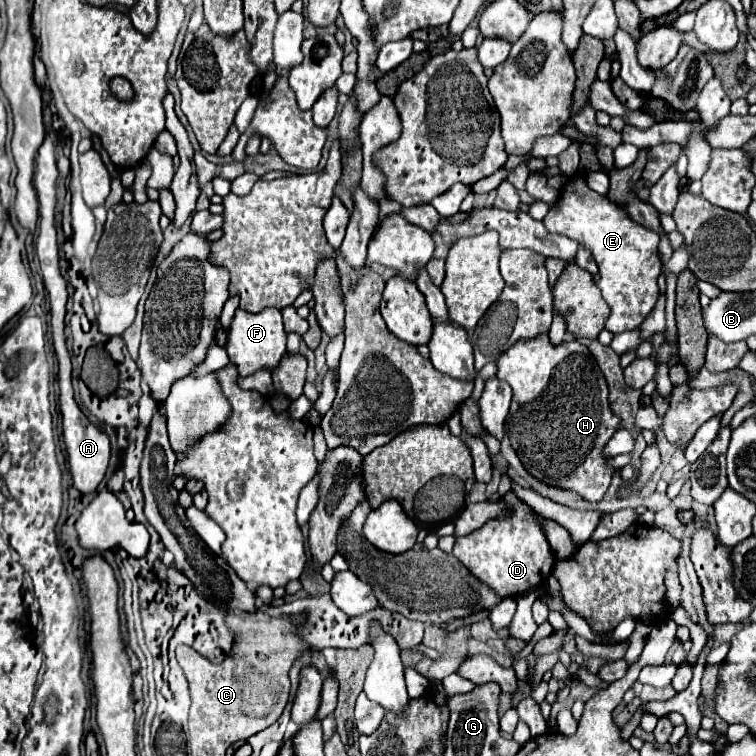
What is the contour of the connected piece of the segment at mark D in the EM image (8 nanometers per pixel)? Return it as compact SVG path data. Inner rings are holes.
M513 491L505 493L503 501L509 509L507 515L487 521L483 527L465 537L457 537L453 547L453 555L501 599L545 587L555 565L555 555L547 545L547 535L543 531L543 517L523 503Z

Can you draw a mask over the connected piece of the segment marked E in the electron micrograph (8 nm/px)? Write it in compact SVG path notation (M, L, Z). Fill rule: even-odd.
M603 171L587 173L587 181L583 173L577 173L563 185L559 205L549 209L549 213L543 219L543 225L547 227L547 231L575 239L579 245L591 251L595 263L599 265L601 275L597 287L601 289L603 299L611 307L611 315L605 321L605 329L609 329L611 333L623 333L637 329L659 297L657 287L657 277L661 275L661 257L657 253L659 235L635 223L619 203L607 197L607 193L609 193L607 173Z

